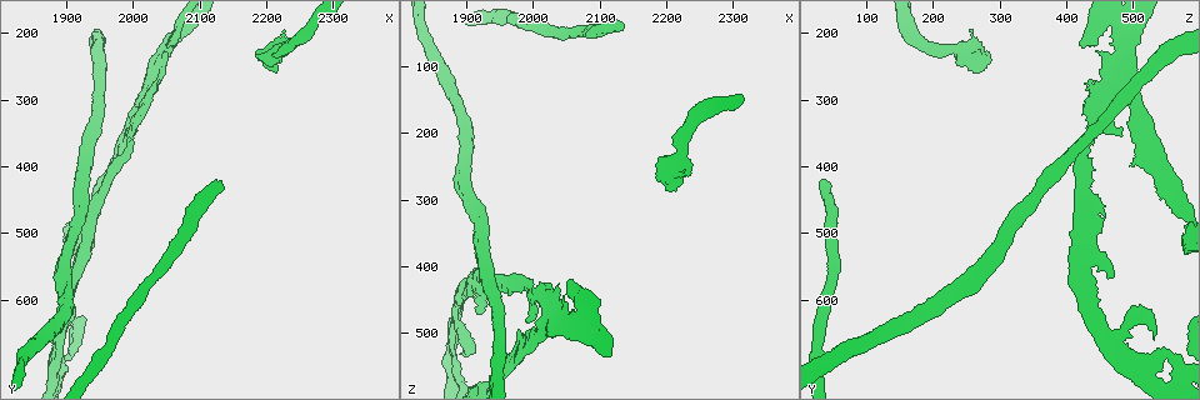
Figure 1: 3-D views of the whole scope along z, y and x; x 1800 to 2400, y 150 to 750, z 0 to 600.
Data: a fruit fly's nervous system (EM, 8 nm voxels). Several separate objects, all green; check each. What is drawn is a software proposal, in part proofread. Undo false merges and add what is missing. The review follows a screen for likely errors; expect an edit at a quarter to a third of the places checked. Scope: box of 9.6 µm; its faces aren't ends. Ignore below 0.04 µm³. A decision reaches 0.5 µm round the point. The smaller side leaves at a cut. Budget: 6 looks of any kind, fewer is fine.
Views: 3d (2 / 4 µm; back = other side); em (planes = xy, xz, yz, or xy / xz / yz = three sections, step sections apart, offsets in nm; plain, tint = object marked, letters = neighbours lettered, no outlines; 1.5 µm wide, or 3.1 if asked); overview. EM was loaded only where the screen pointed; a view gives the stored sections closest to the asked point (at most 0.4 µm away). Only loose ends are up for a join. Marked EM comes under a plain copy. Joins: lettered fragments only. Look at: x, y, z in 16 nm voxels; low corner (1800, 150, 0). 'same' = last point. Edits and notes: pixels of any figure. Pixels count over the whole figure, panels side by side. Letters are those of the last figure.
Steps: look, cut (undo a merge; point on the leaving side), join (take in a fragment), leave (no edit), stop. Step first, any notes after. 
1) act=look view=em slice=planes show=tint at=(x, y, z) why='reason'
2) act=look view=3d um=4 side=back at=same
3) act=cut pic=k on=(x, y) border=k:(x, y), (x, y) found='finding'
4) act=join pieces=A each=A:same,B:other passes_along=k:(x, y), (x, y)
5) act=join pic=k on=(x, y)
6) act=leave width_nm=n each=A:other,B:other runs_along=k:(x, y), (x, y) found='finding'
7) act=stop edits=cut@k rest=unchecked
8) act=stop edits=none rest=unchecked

act=look view=3d um=4 at=(1885, 690, 560) why='touches itself'

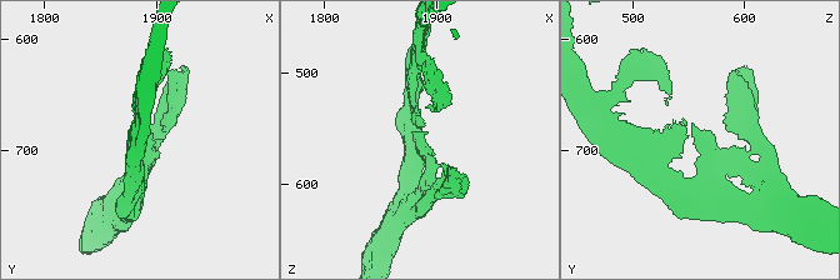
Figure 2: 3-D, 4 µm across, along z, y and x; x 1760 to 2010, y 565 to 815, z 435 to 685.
act=look view=em slice=planes show=letters at=(1888, 688, 562) why='shape alone is not enough'

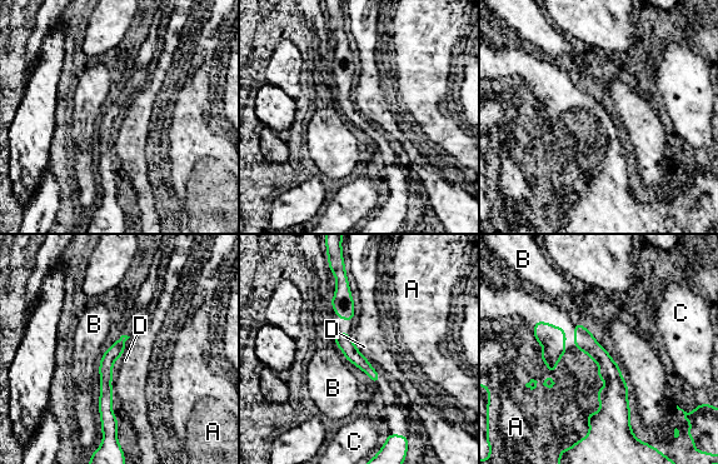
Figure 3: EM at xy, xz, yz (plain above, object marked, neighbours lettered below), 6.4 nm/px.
act=leave each=A:other,B:other,C:other,D:other border=3:(353, 342), (367, 359) found='continuous, no second neuron'

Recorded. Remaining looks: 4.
act=look view=em slice=planes show=letters at=(2135, 425, 45) why='branch stops here'

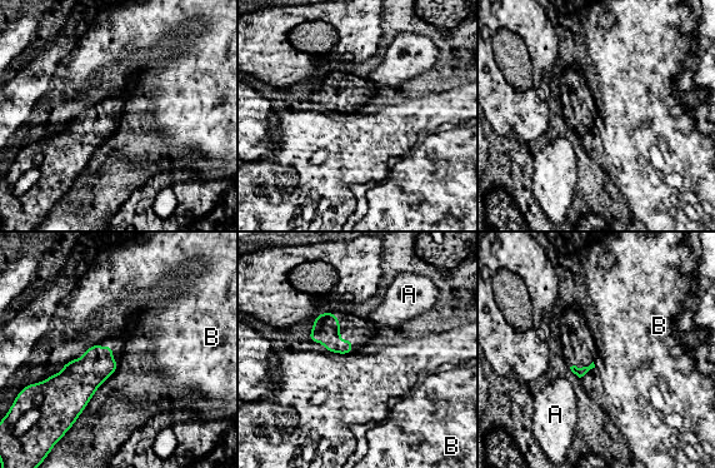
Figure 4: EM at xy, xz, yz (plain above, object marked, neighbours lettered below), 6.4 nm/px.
act=leave each=A:other,B:other found='none of them fits'

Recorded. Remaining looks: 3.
act=look view=3d um=4 at=(2015, 295, 495)

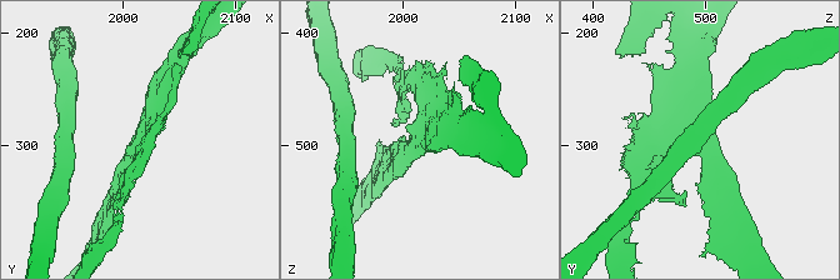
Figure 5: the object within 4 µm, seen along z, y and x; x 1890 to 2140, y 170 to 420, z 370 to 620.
act=look view=em slice=xz step=8 show=tint at=(2016, 296, 496) why='need the tissue'

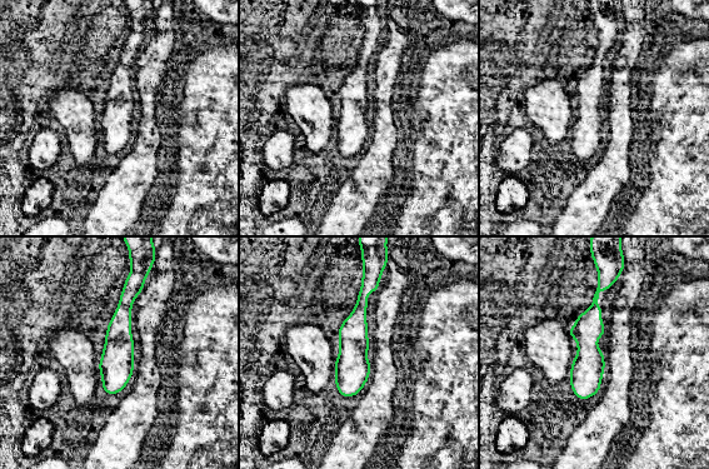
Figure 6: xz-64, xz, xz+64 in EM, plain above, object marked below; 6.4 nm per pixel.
act=look view=em slice=planes show=letters at=same why='another direction'

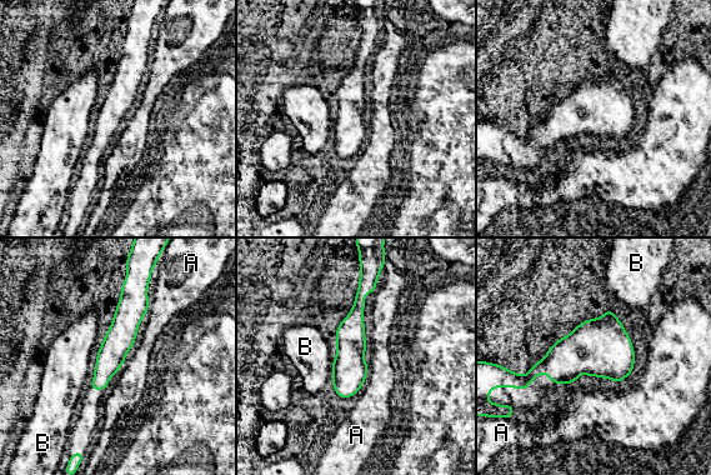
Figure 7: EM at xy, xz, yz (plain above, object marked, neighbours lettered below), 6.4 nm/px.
act=leave each=A:other,B:other found='one neuron here'

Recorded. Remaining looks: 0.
act=stop edits=none rest=unchecked

